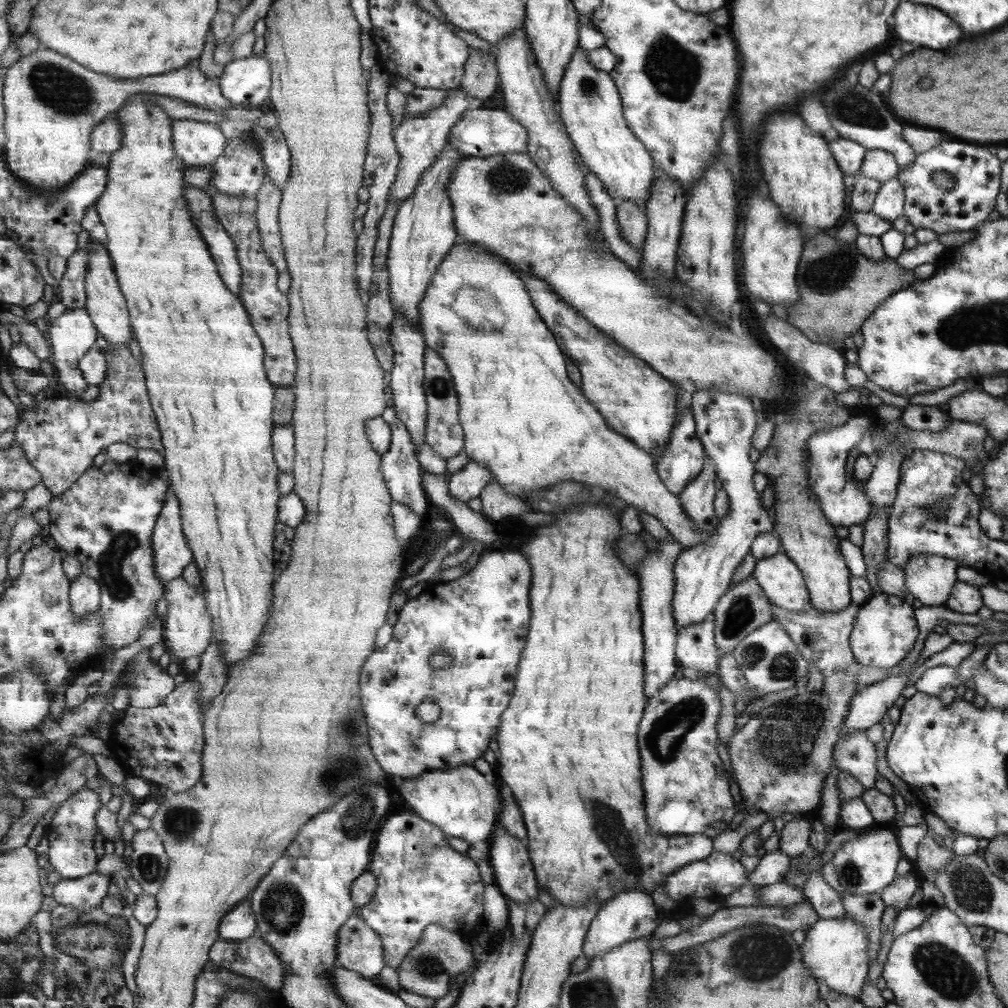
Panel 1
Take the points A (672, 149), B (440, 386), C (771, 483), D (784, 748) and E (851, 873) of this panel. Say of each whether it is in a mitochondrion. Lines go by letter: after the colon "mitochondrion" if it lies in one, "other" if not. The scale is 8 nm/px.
A: other
B: mitochondrion
C: other
D: mitochondrion
E: mitochondrion

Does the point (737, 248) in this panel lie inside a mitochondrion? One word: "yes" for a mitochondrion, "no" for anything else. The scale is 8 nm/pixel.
no

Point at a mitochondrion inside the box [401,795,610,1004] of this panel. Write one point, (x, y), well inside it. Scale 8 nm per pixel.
(428, 965)

